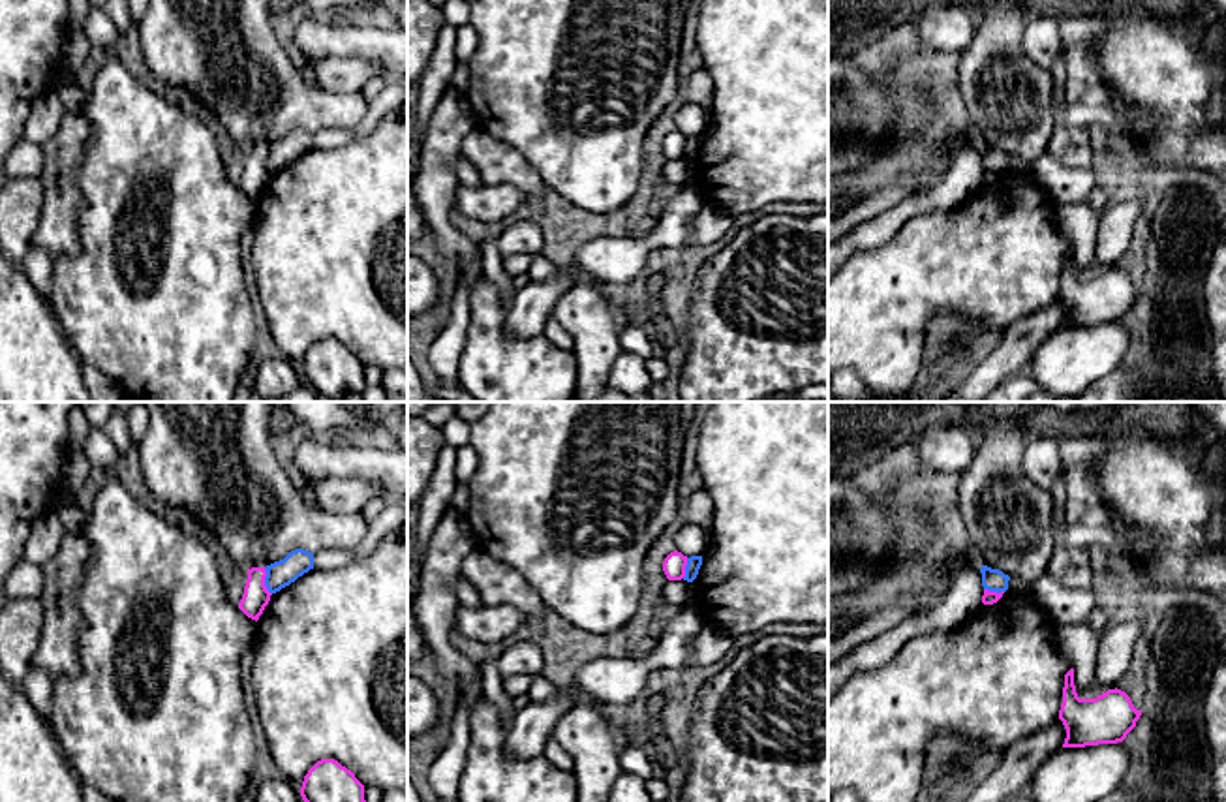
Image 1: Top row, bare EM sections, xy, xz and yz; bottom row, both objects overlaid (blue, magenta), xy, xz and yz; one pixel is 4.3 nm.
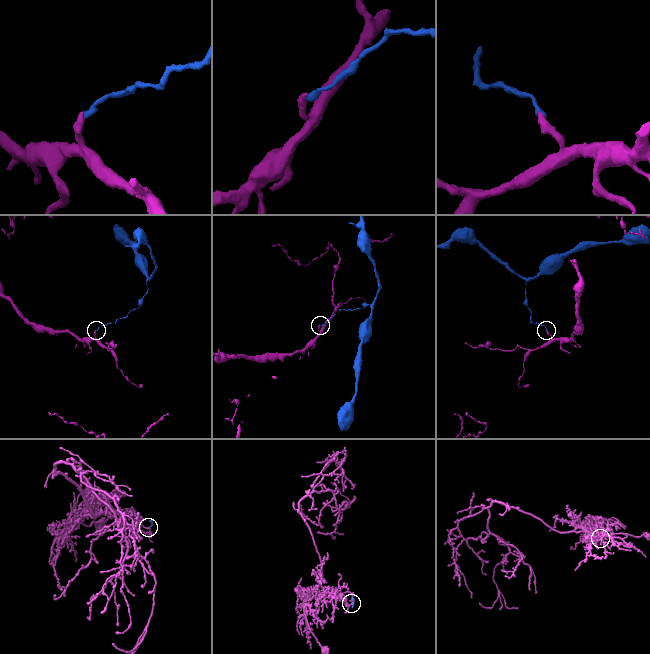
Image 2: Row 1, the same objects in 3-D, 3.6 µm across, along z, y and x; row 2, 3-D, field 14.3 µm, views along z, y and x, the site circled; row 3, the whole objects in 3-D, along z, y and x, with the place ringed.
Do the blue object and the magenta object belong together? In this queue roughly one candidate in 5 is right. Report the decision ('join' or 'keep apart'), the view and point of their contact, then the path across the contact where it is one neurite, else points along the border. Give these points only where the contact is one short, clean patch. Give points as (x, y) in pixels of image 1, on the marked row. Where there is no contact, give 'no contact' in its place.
keep apart | xy (265, 581) | along xy (263, 568), (265, 588), (271, 594)

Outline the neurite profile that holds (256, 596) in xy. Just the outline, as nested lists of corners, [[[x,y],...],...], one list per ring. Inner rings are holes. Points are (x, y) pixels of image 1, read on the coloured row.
[[[252,567],[248,569],[248,580],[244,586],[244,595],[238,603],[238,609],[252,620],[259,620],[265,607],[270,601],[270,592],[265,586],[267,571],[265,567]]]

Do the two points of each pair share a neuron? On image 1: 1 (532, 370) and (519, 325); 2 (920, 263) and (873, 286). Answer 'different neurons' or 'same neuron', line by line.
1: different neurons
2: same neuron

